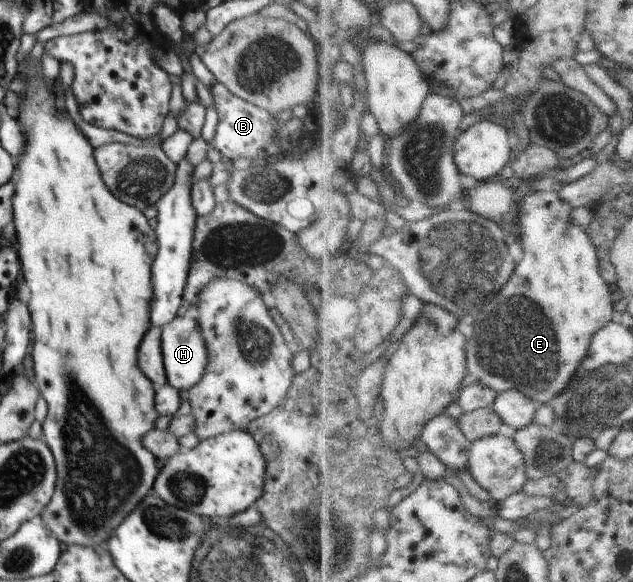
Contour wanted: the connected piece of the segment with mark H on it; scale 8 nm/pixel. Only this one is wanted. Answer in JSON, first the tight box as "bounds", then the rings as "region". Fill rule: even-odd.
{"bounds":[160,313,207,390],"region":[[[190,313],[184,317],[177,316],[171,323],[164,325],[161,328],[160,344],[167,383],[176,390],[188,390],[197,385],[207,365],[207,352],[196,316]]]}

